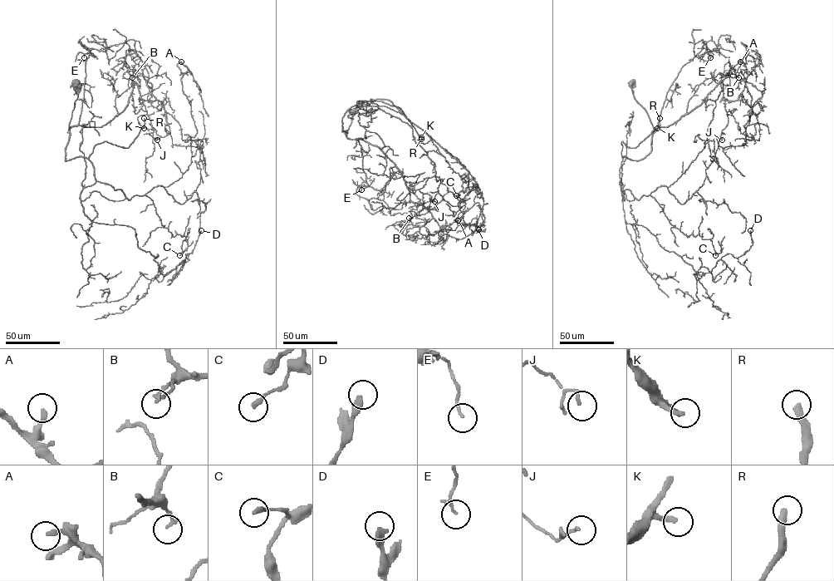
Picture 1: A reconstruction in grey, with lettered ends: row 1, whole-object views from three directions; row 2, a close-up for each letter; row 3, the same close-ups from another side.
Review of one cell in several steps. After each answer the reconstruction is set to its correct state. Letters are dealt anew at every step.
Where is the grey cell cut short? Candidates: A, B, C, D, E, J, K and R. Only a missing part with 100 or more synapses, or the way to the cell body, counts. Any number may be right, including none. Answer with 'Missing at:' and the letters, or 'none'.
Missing at: K, R

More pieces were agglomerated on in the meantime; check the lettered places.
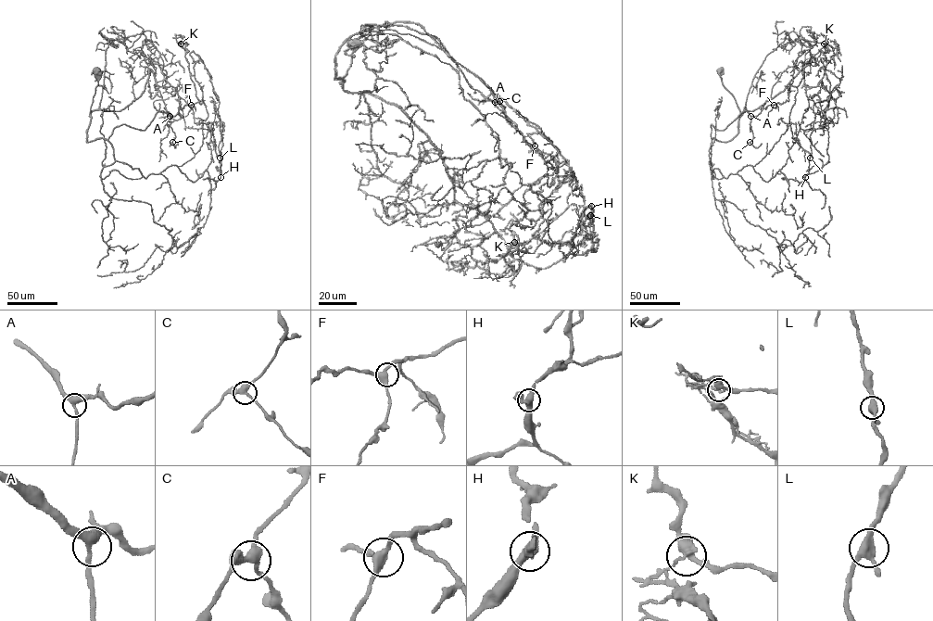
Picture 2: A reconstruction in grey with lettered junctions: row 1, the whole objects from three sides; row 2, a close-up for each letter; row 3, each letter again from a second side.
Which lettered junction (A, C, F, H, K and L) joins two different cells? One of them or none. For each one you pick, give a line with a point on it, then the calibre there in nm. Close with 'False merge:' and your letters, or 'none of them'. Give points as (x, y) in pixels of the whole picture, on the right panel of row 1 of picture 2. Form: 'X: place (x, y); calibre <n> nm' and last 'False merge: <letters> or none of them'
False merge: none of them

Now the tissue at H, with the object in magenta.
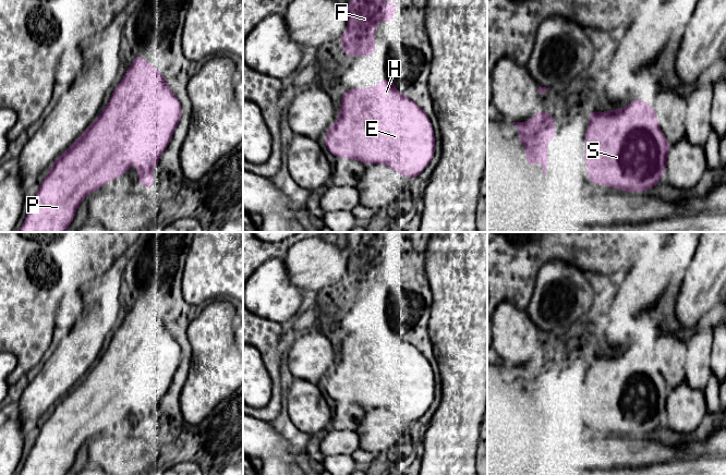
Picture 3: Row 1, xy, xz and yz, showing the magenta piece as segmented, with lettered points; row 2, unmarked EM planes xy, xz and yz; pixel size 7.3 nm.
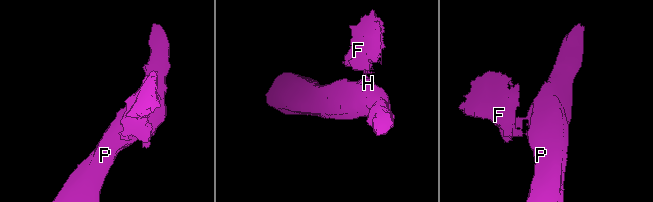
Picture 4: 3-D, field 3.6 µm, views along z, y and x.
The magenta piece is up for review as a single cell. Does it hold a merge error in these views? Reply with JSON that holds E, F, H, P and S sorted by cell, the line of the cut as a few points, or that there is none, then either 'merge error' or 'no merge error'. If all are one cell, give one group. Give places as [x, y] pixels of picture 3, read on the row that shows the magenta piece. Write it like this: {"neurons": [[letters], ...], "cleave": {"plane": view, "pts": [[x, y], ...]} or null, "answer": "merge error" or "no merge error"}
{"neurons": [["E", "F", "H", "P", "S"]], "cleave": null, "answer": "no merge error"}

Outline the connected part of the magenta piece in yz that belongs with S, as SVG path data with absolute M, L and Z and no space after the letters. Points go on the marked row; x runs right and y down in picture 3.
M641 98L632 100L628 107L618 110L590 111L590 123L585 132L584 158L589 180L597 185L606 185L630 193L651 190L661 182L662 173L667 169L667 156L670 144L660 129L655 110Z

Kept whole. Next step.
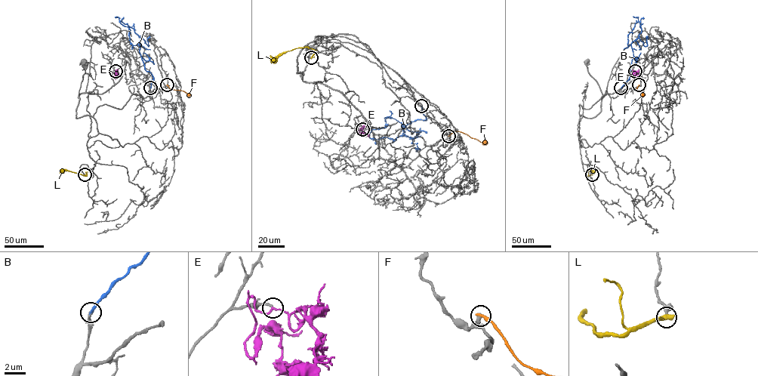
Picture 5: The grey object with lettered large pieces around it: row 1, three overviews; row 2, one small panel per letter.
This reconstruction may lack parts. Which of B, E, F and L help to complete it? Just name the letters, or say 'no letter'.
B

